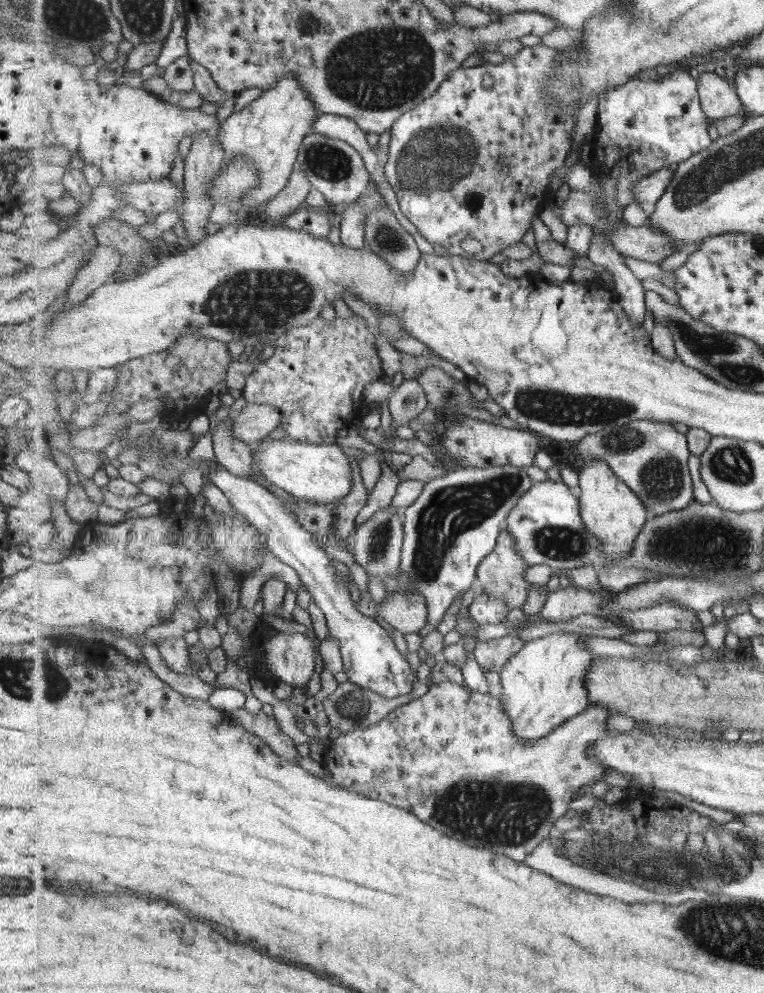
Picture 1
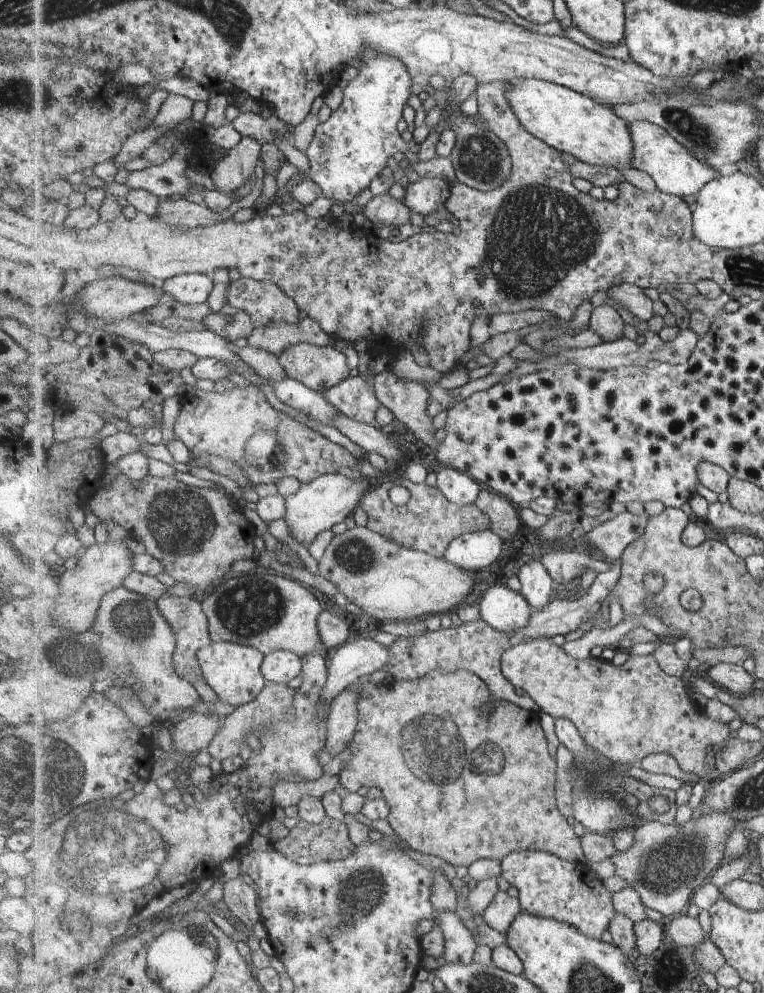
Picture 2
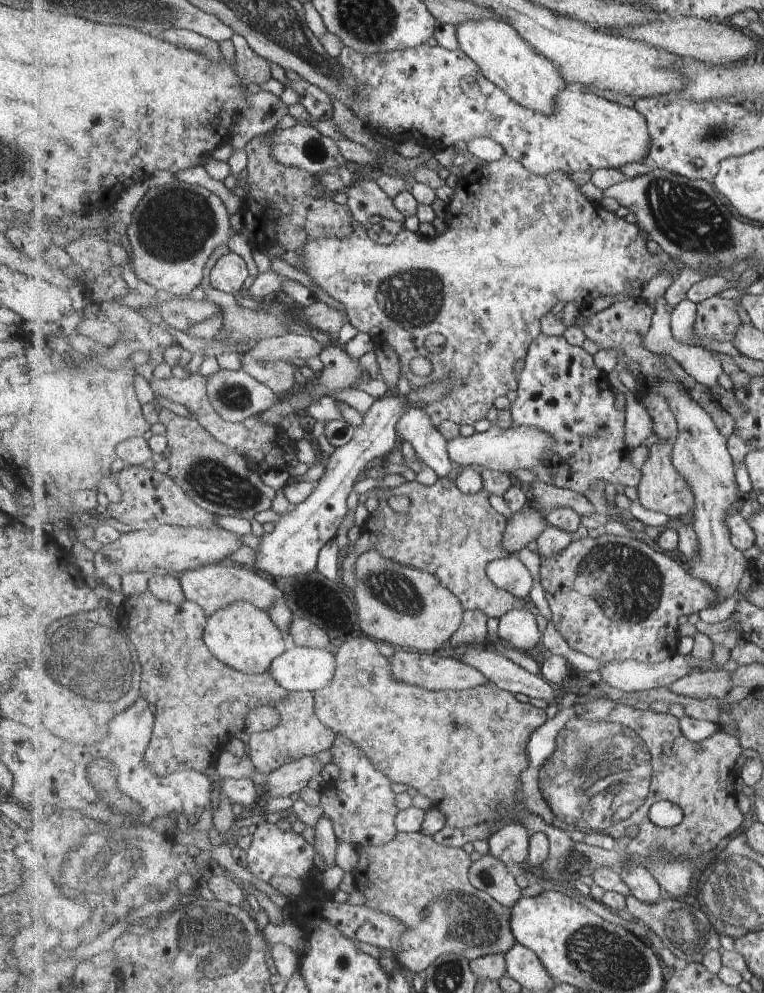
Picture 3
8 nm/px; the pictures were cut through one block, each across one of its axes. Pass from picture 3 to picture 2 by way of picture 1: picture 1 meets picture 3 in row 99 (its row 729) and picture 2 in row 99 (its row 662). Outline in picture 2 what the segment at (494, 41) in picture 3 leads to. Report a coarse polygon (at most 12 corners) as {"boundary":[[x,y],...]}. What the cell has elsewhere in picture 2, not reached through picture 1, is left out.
{"boundary":[[543,79],[506,97],[538,139],[592,165],[632,166],[628,122]]}

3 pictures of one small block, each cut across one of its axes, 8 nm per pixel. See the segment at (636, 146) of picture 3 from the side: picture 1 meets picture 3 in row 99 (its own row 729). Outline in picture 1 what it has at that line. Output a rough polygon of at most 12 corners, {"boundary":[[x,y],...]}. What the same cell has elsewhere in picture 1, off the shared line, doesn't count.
{"boundary":[[446,680],[331,740],[337,785],[523,862],[601,781],[591,705],[519,738]]}

